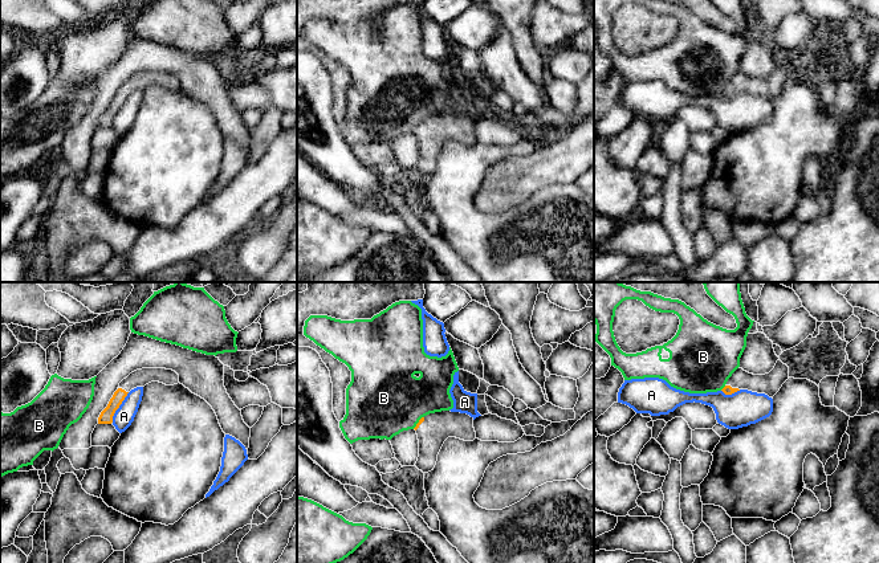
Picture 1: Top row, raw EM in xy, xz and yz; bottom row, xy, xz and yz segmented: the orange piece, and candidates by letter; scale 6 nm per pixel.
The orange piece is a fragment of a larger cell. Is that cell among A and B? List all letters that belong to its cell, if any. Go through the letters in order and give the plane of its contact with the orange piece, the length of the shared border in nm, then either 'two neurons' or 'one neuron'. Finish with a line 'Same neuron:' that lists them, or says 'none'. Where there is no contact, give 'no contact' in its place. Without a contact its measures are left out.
A: meets orange in xy; contact 220 nm long; two neurons
B: meets orange in yz; contact 50 nm long; two neurons
Same neuron: none

